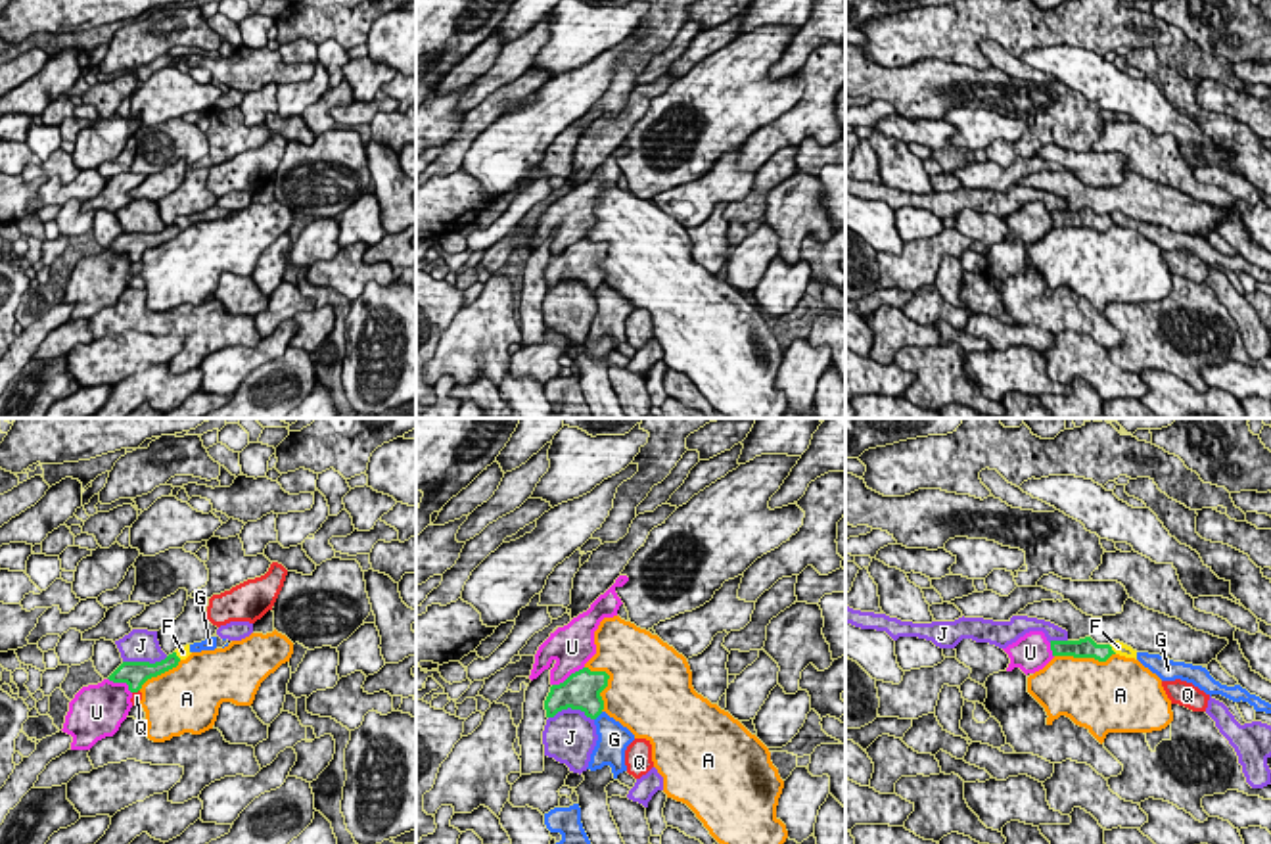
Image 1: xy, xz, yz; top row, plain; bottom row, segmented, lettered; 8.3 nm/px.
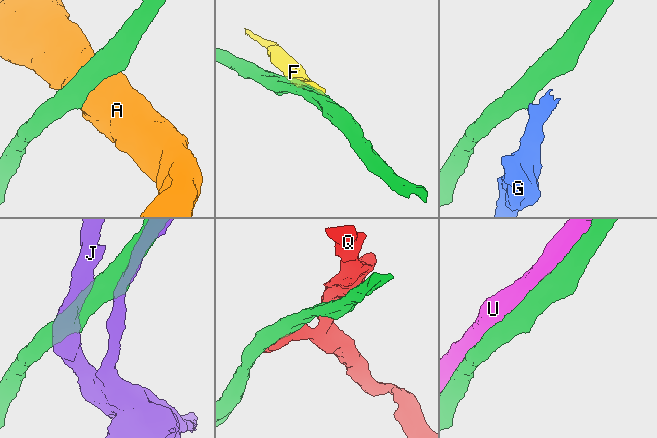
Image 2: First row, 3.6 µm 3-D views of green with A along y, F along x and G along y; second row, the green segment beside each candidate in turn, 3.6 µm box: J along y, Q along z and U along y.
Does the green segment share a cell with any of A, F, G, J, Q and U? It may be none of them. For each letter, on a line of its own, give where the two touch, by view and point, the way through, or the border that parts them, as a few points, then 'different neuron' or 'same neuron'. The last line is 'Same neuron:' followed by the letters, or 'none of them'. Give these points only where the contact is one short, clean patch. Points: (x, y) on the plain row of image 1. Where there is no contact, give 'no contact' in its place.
A: meets green in yz at (1084, 227); different neuron
F: meets green in yz at (1110, 219); different neuron
G: meets green in xz at (599, 284); border along xz (602, 282), (595, 290); different neuron
J: meets green in xz at (572, 279); different neuron
Q: meets green in xy at (135, 261); different neuron
U: meets green in xz at (570, 246); different neuron
Same neuron: none of them

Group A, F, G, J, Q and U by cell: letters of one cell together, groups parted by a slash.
A / F G / J / Q / U

